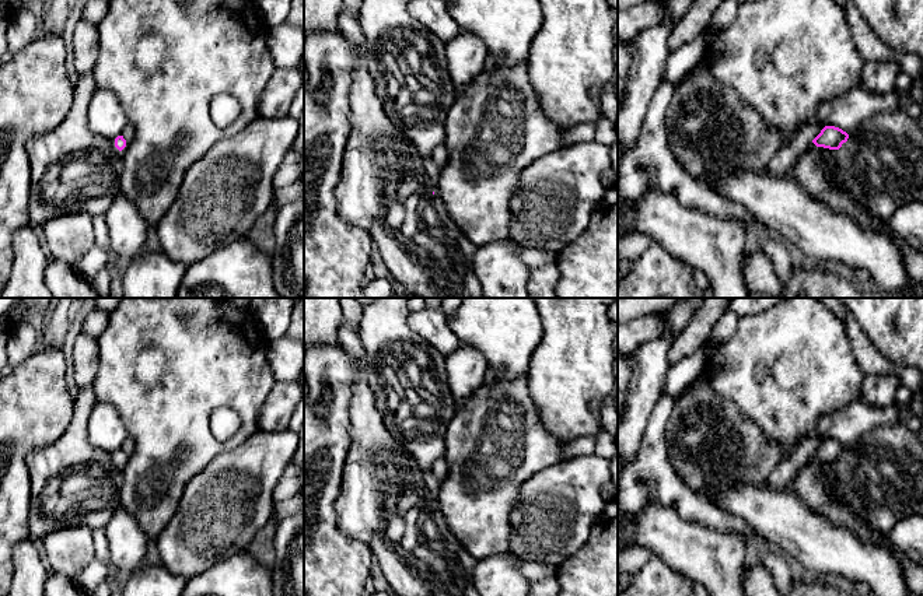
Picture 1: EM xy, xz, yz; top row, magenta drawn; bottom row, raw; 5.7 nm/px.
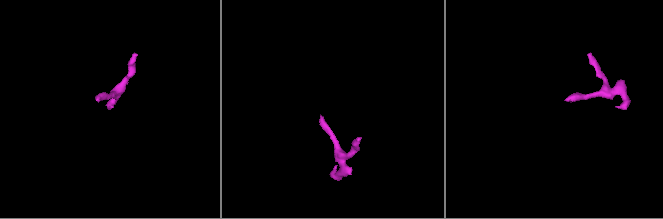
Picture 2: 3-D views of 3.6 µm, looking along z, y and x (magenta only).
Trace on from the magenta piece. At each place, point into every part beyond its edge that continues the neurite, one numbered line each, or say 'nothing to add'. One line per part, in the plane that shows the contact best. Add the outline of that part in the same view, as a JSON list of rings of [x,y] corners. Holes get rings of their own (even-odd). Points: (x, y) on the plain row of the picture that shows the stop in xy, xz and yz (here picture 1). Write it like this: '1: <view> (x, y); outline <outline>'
1: xy (116, 467); outline [[[115,452],[111,453],[111,460],[112,460],[112,469],[111,469],[111,471],[115,473],[115,474],[120,474],[122,470],[125,469],[126,463],[127,463],[127,459],[129,459],[129,456],[126,456],[126,460],[125,460],[122,464],[119,464],[119,463],[115,460]]]

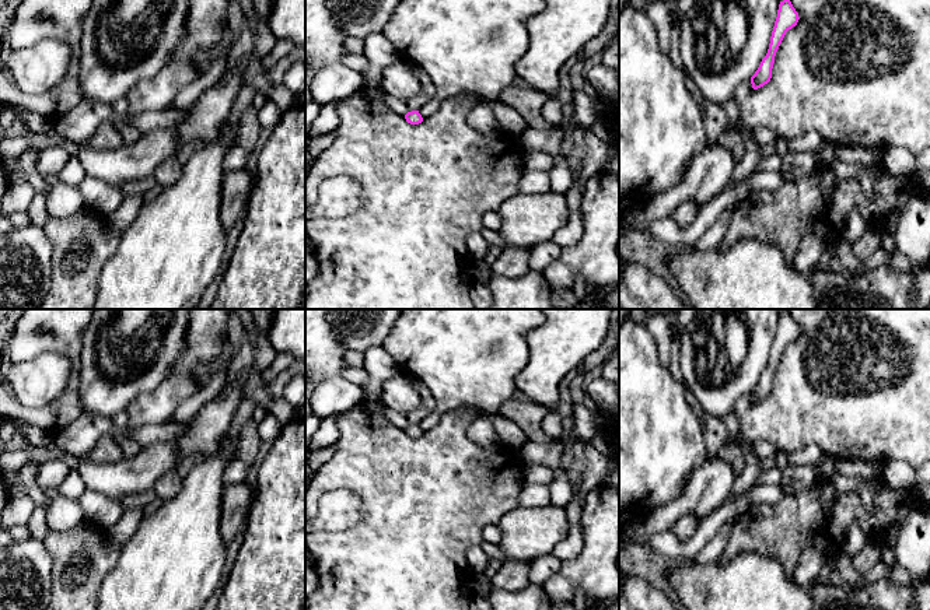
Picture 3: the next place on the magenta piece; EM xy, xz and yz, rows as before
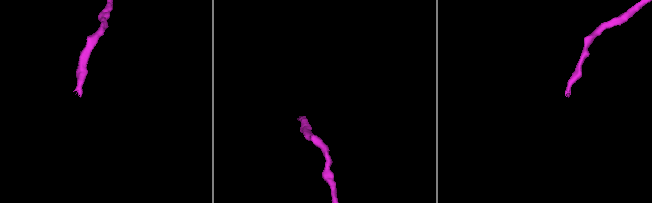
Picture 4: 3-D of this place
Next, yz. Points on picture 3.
nothing to add

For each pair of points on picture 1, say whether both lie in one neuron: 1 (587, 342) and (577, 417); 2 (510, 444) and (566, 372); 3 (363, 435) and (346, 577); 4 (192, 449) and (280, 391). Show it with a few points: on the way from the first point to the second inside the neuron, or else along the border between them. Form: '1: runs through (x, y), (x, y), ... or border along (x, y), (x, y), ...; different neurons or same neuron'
1: runs through (577, 360), (577, 399); same neuron
2: border along (525, 378), (528, 393), (542, 424), (556, 437); different neurons
3: border along (335, 507), (338, 526), (360, 539), (374, 558); different neurons
4: border along (276, 382), (259, 410), (258, 428); different neurons

